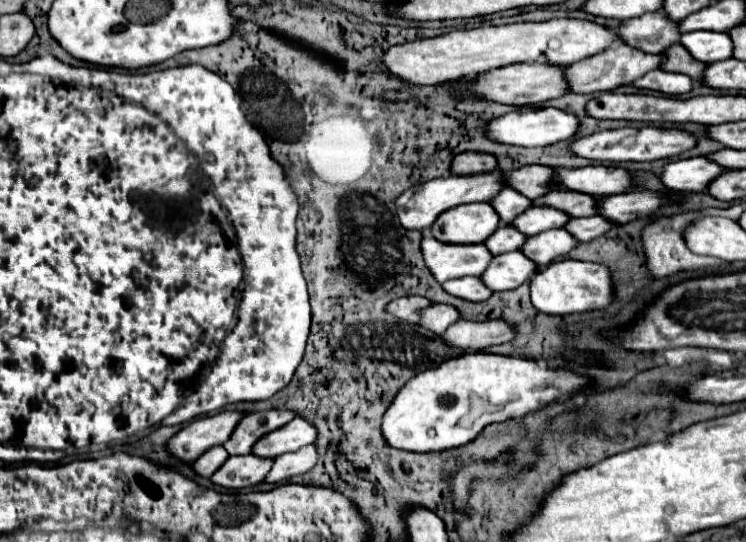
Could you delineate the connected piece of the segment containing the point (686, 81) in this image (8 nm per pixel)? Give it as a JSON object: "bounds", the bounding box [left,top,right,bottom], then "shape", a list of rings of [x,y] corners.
{"bounds":[629,69,695,97],"shape":[[[653,69],[629,85],[635,89],[649,89],[649,91],[657,91],[657,93],[675,97],[675,95],[689,93],[693,89],[695,81],[681,73],[667,73],[661,69]]]}

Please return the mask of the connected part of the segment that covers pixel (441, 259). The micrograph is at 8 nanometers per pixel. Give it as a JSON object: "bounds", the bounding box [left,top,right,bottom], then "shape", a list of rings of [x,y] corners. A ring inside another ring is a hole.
{"bounds":[421,231,491,283],"shape":[[[425,231],[421,237],[421,253],[425,267],[439,283],[467,275],[479,277],[483,273],[483,267],[487,267],[487,263],[491,261],[491,253],[481,243],[447,245],[439,243],[429,231]]]}

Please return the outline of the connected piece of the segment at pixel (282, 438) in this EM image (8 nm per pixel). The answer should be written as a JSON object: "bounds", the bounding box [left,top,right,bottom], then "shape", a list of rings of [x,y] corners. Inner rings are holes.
{"bounds":[251,417,317,459],"shape":[[[295,417],[287,425],[263,435],[251,449],[253,455],[263,459],[275,459],[283,453],[297,451],[305,445],[311,445],[315,441],[317,431],[301,417]]]}

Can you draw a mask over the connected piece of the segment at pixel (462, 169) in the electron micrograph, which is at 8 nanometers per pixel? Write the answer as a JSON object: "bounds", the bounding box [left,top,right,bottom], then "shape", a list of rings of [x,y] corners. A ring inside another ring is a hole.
{"bounds":[451,153,497,175],"shape":[[[463,153],[457,155],[451,163],[453,175],[479,175],[479,173],[491,173],[497,169],[493,155],[483,153]]]}

